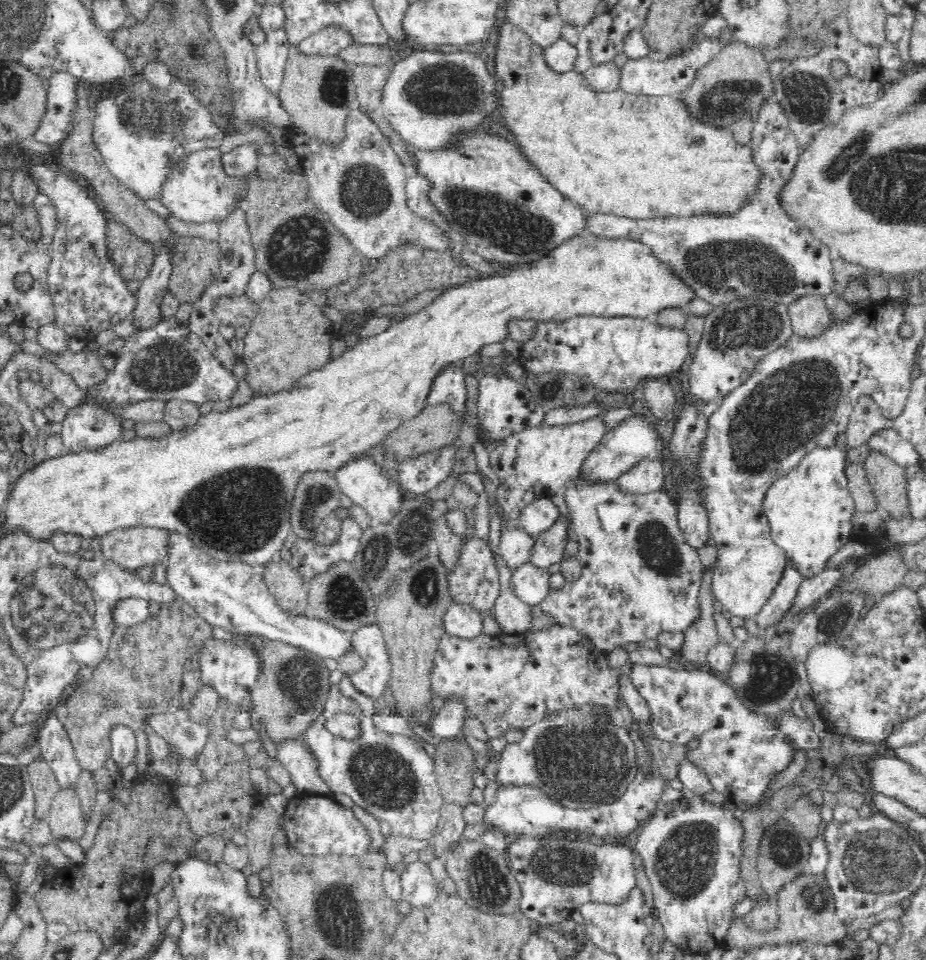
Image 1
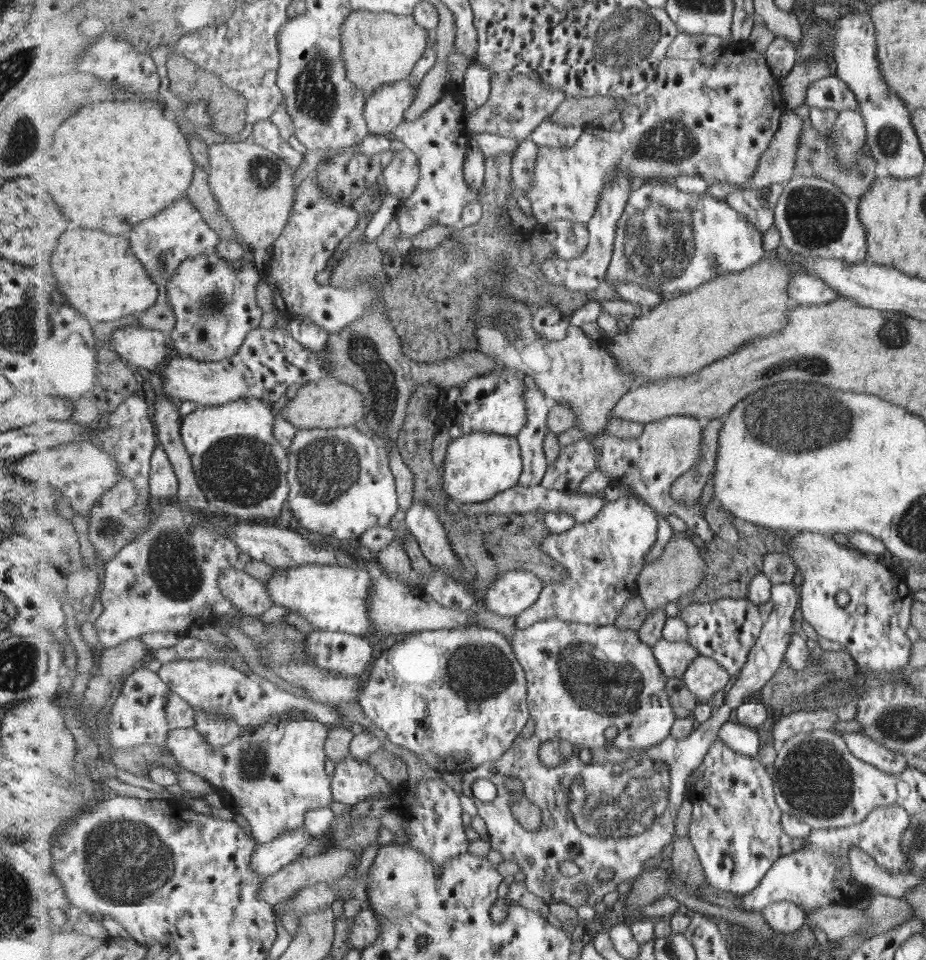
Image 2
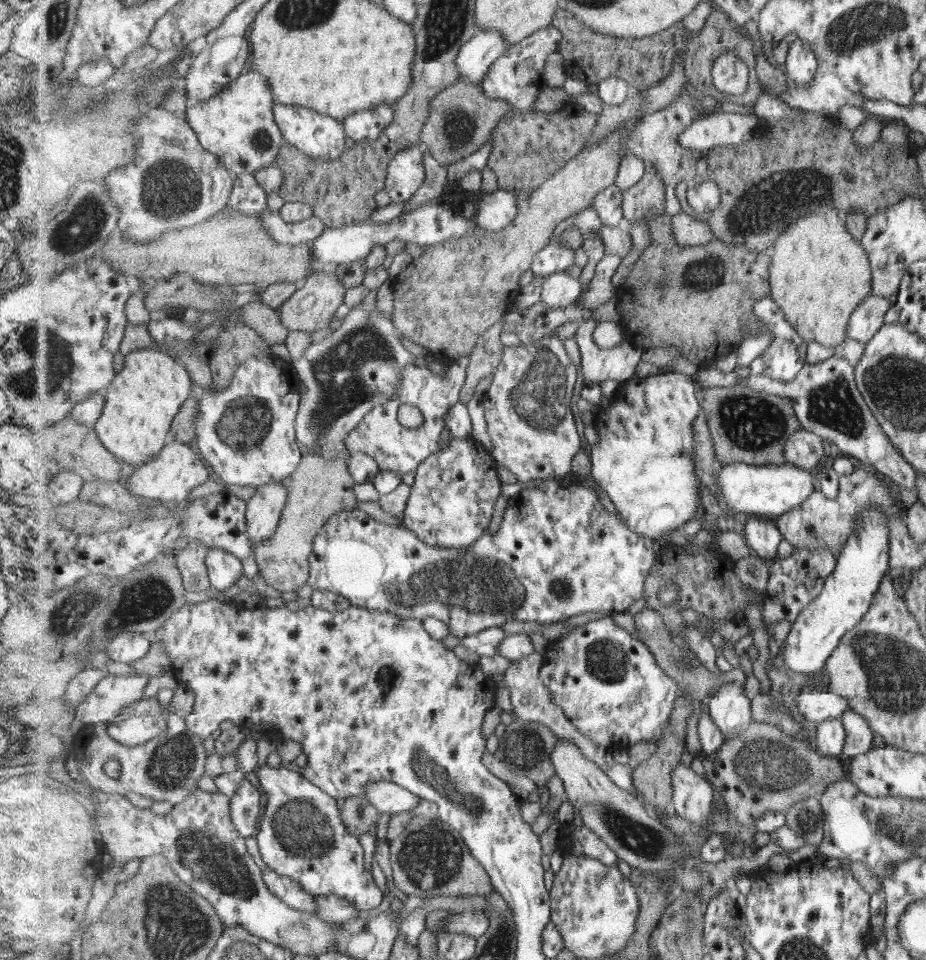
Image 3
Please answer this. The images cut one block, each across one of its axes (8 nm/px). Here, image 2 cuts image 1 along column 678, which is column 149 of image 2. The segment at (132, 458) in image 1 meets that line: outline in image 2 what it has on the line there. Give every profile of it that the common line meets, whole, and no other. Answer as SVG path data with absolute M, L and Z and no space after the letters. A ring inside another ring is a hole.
M85 228L71 230L61 236L52 260L50 266L69 302L92 323L117 321L135 312L146 312L159 298L158 284L131 249L128 236L121 238Z

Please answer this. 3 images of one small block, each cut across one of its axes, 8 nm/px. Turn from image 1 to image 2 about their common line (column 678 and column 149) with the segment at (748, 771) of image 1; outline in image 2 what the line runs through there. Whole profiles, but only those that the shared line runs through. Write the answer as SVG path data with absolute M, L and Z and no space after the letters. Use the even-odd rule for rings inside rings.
M141 667L125 678L121 692L107 716L110 731L108 746L112 748L112 753L119 748L133 748L146 743L171 753L168 748L169 733L177 729L194 728L196 714L192 704L173 692L158 673Z

